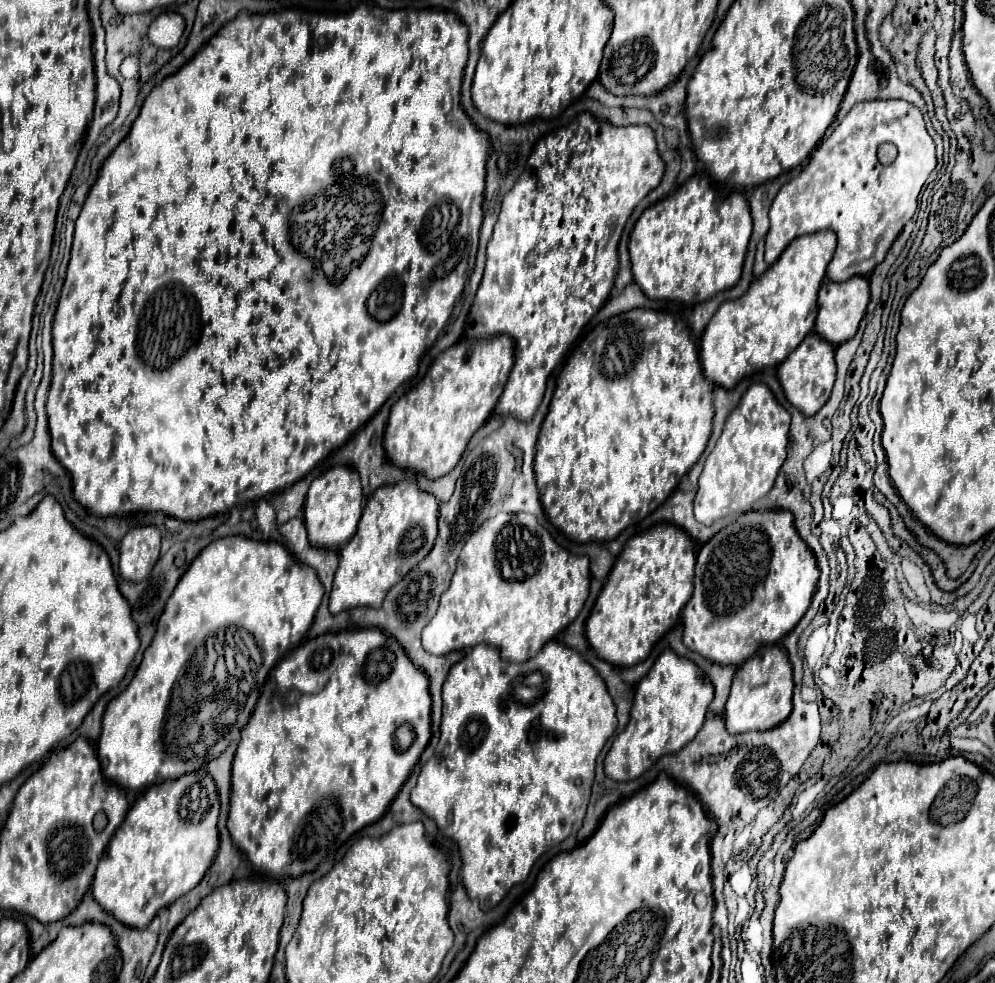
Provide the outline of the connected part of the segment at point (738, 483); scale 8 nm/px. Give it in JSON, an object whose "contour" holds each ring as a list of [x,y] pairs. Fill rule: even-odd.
{"contour":[[[752,384],[728,416],[716,448],[706,458],[694,500],[694,516],[698,522],[710,526],[724,516],[748,512],[754,502],[768,494],[786,460],[788,426],[790,414],[778,404],[770,388],[766,384]]]}

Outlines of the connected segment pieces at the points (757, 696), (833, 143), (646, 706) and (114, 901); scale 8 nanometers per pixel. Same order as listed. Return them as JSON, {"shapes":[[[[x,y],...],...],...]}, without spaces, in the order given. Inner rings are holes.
{"shapes":[[[[762,646],[750,660],[746,660],[734,674],[730,698],[726,702],[726,728],[730,734],[750,730],[768,730],[782,724],[792,712],[792,666],[788,656],[778,646]]],[[[872,100],[856,104],[846,118],[834,128],[830,138],[822,140],[820,146],[812,152],[806,168],[786,182],[776,200],[770,206],[770,230],[766,234],[766,262],[774,264],[784,248],[806,232],[832,230],[836,232],[837,246],[834,256],[828,264],[826,276],[834,282],[844,282],[852,276],[868,276],[886,256],[892,242],[902,232],[904,224],[916,212],[918,194],[936,166],[936,144],[930,138],[922,112],[904,100]],[[882,142],[894,142],[898,146],[898,156],[892,164],[884,166],[878,160],[878,146]]],[[[664,650],[636,688],[630,720],[626,728],[614,738],[604,758],[606,776],[618,782],[634,780],[660,756],[676,754],[680,748],[684,748],[684,744],[688,744],[698,734],[712,696],[712,682],[692,660],[680,658],[672,650]]],[[[204,772],[154,784],[126,814],[92,878],[94,900],[130,928],[146,928],[156,912],[190,892],[218,850],[218,790]]]]}

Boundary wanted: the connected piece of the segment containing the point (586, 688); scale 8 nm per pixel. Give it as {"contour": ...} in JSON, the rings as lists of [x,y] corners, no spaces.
{"contour":[[[554,640],[544,644],[544,648],[532,660],[526,660],[522,664],[504,662],[496,648],[492,648],[488,644],[478,644],[460,662],[456,662],[452,666],[452,672],[448,672],[448,680],[444,682],[444,688],[442,688],[442,700],[444,700],[444,708],[442,708],[440,740],[438,740],[436,750],[430,756],[430,760],[422,766],[418,784],[410,792],[410,802],[416,808],[420,808],[424,814],[428,814],[436,822],[436,826],[442,834],[446,834],[448,838],[452,838],[458,844],[458,852],[462,858],[460,876],[462,876],[462,884],[464,884],[468,896],[474,902],[478,902],[478,906],[482,910],[492,910],[508,894],[508,890],[512,886],[526,880],[528,872],[530,874],[539,856],[545,853],[550,846],[564,842],[568,836],[576,834],[582,828],[582,820],[584,820],[588,798],[590,798],[590,786],[594,782],[596,756],[600,754],[606,740],[612,736],[612,732],[616,728],[616,708],[614,708],[614,702],[612,702],[600,674],[574,648],[568,648]]]}

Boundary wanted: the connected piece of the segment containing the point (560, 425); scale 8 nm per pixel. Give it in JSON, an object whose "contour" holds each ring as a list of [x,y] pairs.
{"contour":[[[636,308],[636,310],[624,312],[624,314],[612,316],[612,318],[604,320],[602,324],[598,324],[590,334],[586,334],[586,338],[580,342],[580,346],[572,352],[566,366],[562,368],[548,414],[542,422],[538,444],[536,444],[536,458],[534,458],[536,484],[538,484],[542,506],[548,514],[550,522],[554,526],[558,526],[562,532],[566,532],[576,542],[610,542],[624,528],[628,528],[636,520],[644,518],[646,514],[654,512],[676,490],[682,476],[696,464],[696,460],[706,450],[706,444],[712,434],[712,416],[714,416],[712,390],[714,390],[712,382],[708,382],[702,374],[698,350],[696,350],[694,342],[690,340],[688,324],[680,316]]]}

